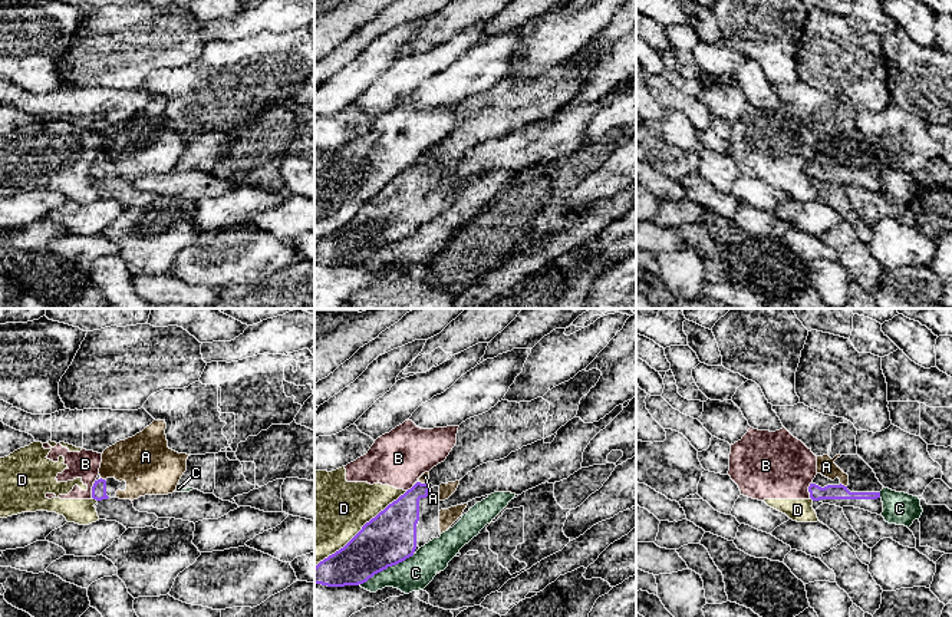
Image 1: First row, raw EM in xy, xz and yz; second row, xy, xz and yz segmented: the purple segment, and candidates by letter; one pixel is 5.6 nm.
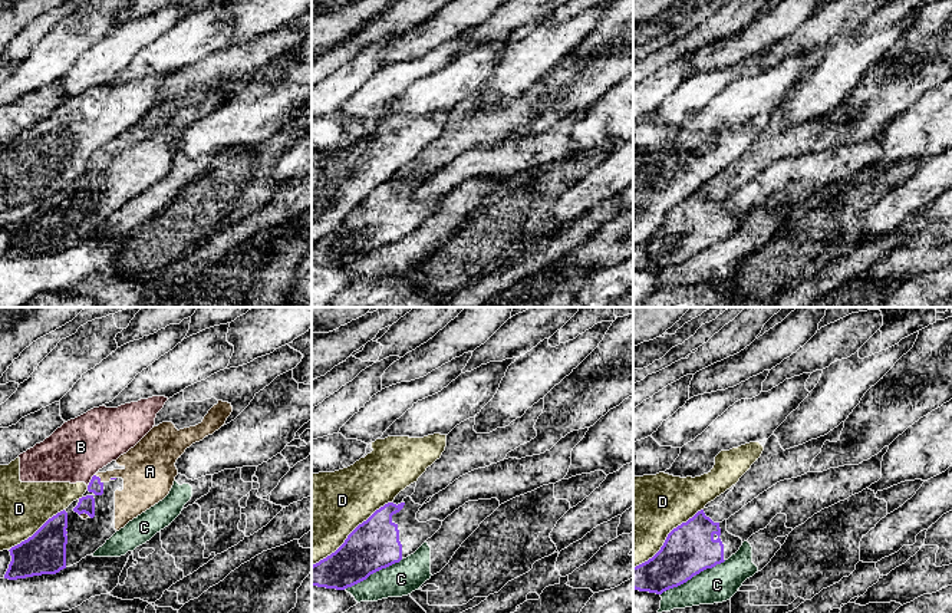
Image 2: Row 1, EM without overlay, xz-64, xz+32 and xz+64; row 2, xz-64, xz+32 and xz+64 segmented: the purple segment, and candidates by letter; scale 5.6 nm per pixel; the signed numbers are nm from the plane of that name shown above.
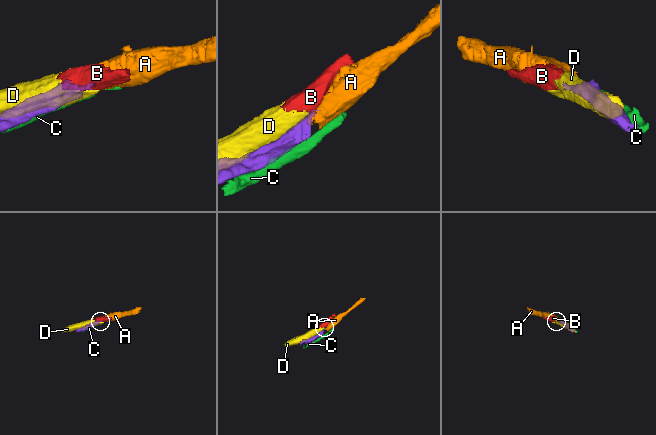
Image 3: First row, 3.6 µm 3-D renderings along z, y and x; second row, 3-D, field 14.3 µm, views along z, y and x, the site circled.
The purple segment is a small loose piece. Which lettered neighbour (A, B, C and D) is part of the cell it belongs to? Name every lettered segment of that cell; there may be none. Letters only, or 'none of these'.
A

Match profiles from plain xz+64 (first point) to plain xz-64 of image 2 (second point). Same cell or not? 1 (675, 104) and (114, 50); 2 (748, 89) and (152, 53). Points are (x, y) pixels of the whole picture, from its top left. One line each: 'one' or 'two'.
1: one
2: one

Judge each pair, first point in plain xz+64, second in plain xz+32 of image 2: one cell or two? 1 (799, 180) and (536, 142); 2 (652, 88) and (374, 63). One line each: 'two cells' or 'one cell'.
1: one cell
2: one cell

